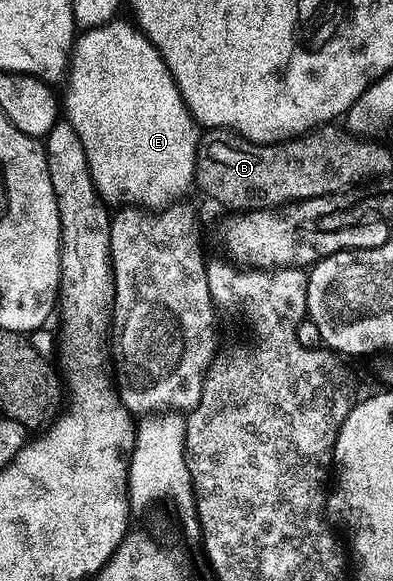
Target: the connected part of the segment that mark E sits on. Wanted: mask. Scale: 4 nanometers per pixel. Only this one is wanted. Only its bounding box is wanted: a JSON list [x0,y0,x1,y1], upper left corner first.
[64,18,200,210]

